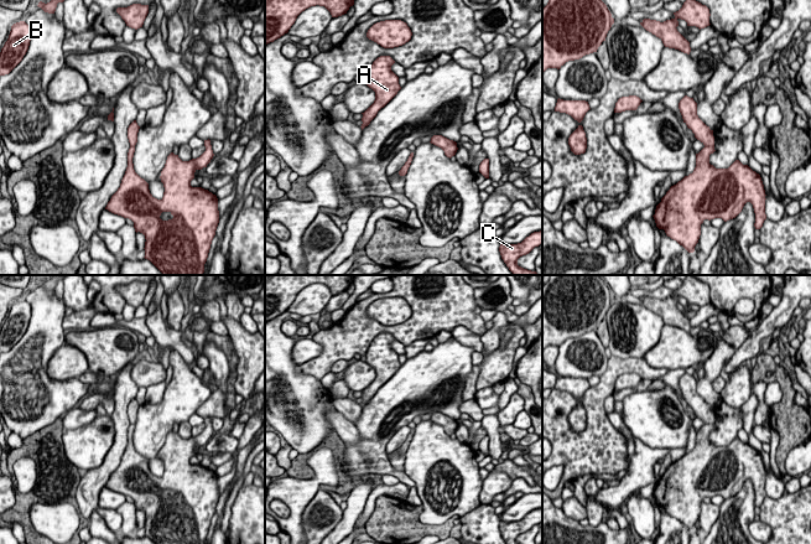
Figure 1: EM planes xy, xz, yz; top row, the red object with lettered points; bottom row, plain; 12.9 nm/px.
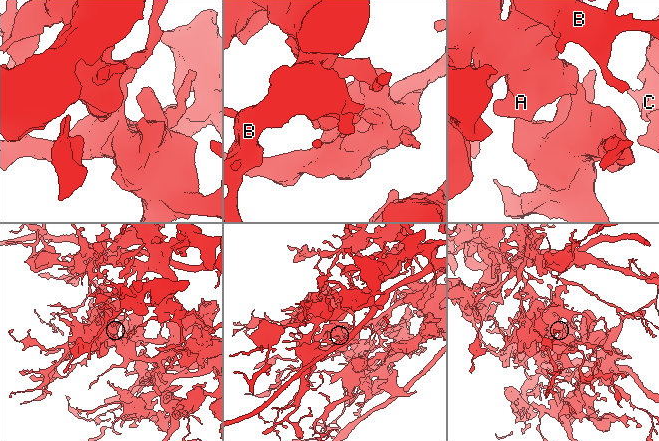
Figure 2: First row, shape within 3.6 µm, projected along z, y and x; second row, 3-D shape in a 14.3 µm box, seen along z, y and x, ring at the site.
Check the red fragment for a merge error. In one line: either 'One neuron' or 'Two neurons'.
Two neurons

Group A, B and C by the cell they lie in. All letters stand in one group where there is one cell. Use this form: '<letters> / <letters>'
A B / C

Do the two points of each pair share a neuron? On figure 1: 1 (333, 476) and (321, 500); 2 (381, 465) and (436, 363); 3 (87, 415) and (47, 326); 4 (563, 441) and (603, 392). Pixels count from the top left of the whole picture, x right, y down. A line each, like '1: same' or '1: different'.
1: different
2: same
3: different
4: same

